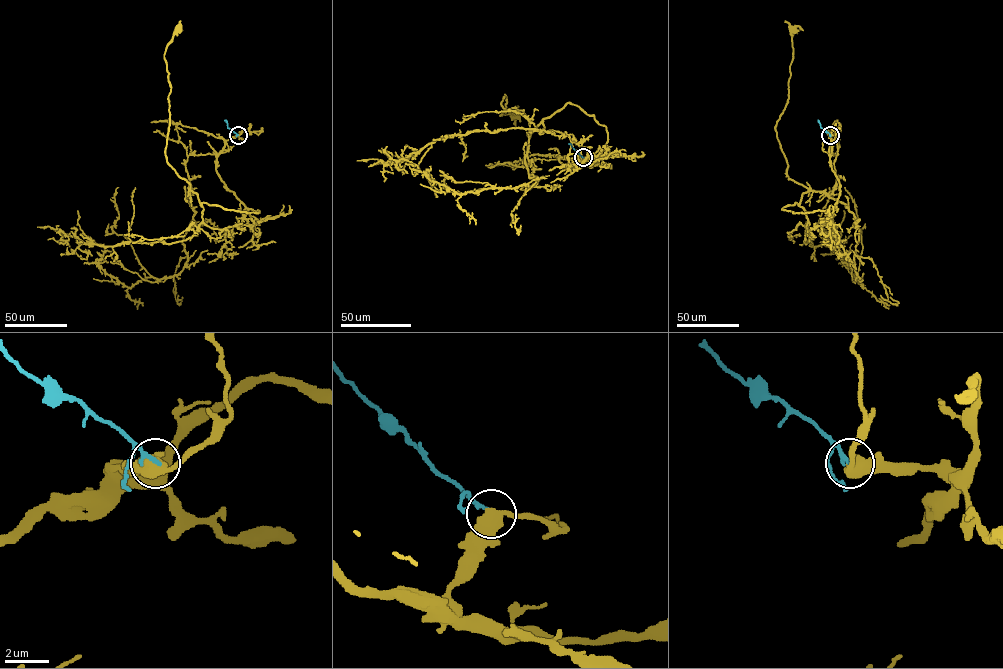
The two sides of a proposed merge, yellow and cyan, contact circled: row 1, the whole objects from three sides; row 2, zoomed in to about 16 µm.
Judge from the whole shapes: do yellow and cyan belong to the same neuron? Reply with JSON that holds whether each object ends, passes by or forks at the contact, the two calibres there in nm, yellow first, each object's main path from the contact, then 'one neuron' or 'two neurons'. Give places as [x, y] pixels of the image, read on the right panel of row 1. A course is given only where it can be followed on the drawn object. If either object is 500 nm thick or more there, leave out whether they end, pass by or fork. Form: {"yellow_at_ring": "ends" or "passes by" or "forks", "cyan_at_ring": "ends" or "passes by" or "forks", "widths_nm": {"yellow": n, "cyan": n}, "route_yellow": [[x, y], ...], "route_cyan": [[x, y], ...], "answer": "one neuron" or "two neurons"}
{"widths_nm": {"yellow": 550, "cyan": 190}, "route_yellow": [[830, 135], [836, 179], [827, 195], [789, 178], [776, 135], [788, 98], [793, 29]], "route_cyan": [[830, 135], [818, 120]], "answer": "two neurons"}

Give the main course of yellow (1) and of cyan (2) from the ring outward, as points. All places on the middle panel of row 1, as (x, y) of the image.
1: (583, 158), (526, 164), (529, 123), (503, 108), (505, 95), (499, 115), (515, 115)
2: (583, 158), (569, 143)

